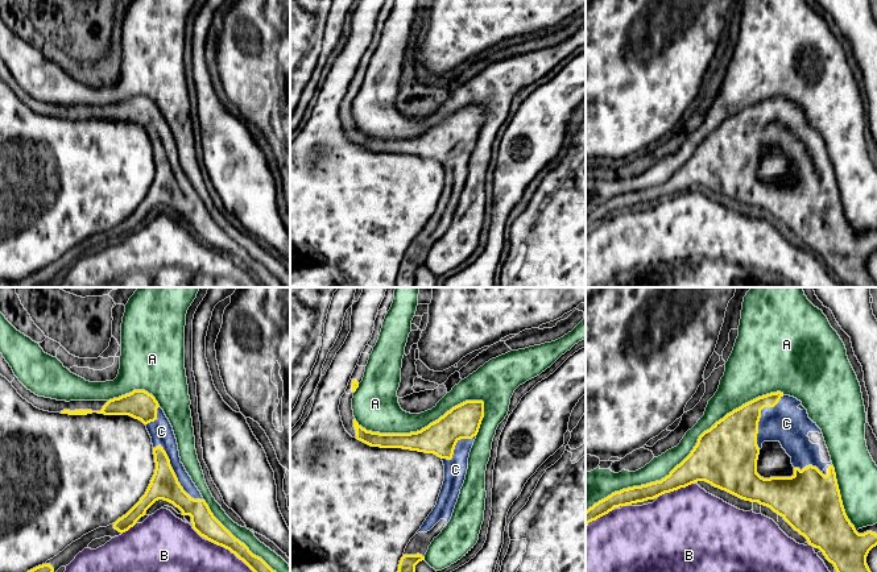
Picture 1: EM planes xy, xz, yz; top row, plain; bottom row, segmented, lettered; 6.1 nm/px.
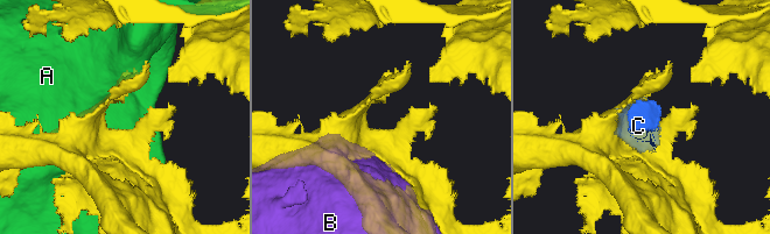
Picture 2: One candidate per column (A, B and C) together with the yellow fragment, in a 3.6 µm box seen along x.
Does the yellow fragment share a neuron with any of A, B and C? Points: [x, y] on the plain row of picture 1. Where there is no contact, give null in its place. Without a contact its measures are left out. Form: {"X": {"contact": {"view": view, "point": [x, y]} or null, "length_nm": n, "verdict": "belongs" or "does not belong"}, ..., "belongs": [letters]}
{"A": {"contact": {"view": "yz", "point": [689, 160]}, "length_nm": 1400, "verdict": "does not belong"}, "B": {"contact": {"view": "xy", "point": [235, 258]}, "length_nm": 440, "verdict": "does not belong"}, "C": {"contact": {"view": "xy", "point": [174, 178]}, "length_nm": 440, "verdict": "belongs"}, "belongs": ["C"]}

